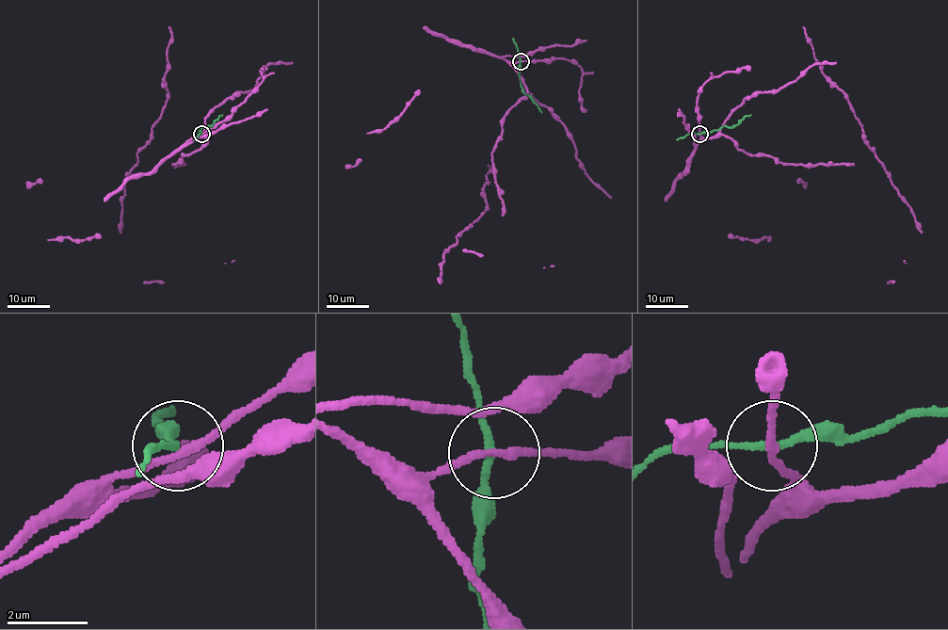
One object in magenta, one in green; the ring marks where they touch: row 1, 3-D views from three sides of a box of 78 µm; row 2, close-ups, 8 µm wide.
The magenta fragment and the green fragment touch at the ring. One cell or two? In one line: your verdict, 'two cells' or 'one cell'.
two cells

